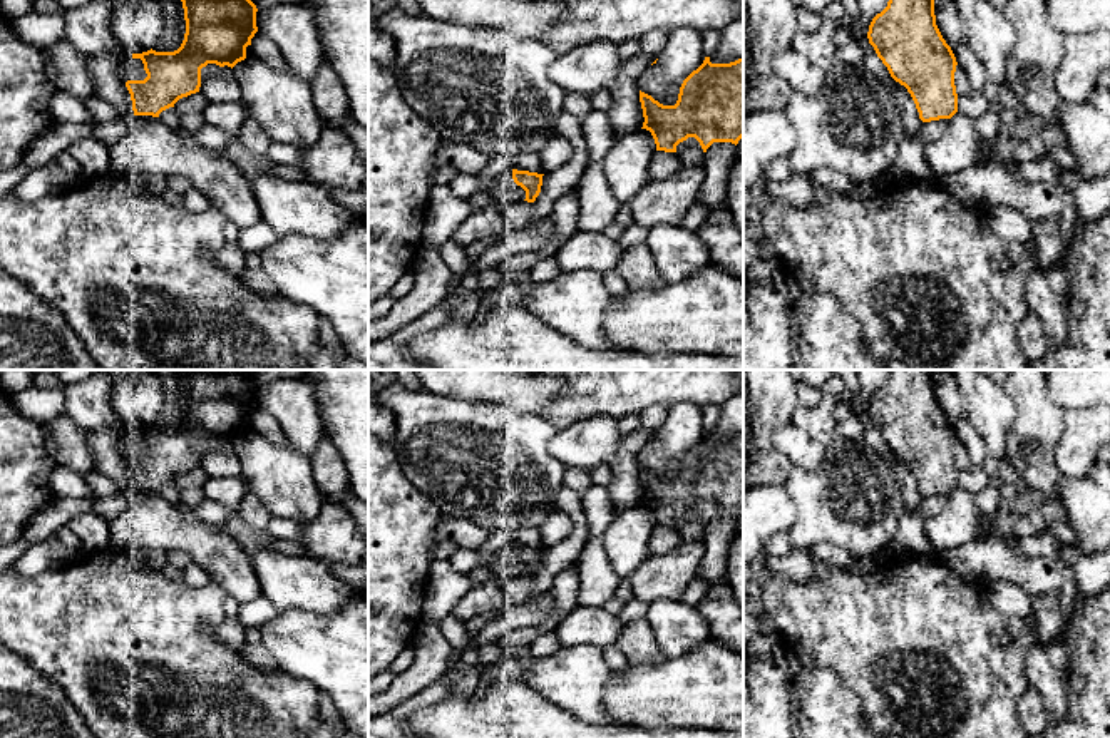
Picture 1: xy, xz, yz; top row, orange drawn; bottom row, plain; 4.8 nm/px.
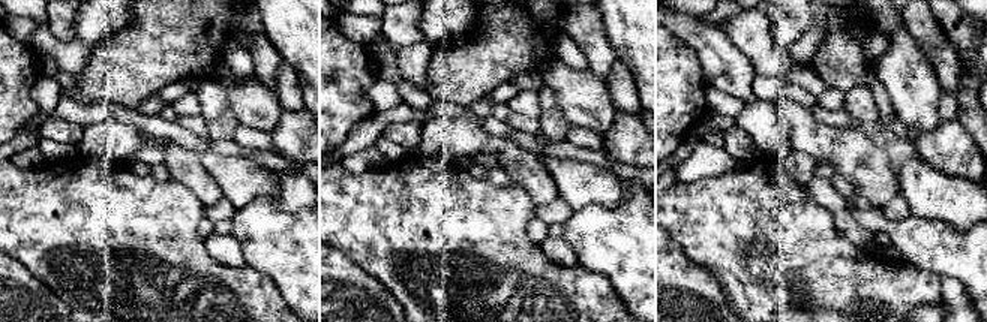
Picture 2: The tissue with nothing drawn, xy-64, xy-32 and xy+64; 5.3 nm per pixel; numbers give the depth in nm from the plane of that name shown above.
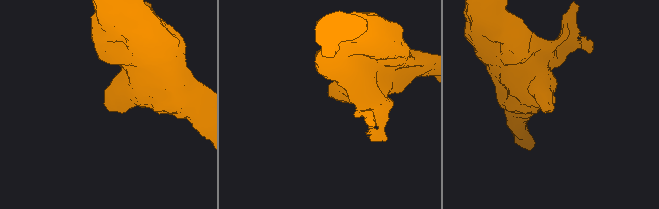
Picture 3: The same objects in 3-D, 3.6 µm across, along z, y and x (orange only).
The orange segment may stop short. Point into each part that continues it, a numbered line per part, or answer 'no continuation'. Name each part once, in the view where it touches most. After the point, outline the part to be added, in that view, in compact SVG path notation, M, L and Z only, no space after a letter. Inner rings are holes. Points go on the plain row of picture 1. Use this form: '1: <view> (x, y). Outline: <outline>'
no continuation

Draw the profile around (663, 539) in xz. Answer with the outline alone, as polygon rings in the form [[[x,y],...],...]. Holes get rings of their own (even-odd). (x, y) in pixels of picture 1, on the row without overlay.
[[[656,525],[648,539],[650,556],[665,556],[678,549],[683,537],[675,527]]]

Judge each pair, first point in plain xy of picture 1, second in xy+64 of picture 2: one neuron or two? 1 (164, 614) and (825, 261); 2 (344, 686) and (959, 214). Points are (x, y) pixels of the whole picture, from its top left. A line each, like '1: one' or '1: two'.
1: one
2: two

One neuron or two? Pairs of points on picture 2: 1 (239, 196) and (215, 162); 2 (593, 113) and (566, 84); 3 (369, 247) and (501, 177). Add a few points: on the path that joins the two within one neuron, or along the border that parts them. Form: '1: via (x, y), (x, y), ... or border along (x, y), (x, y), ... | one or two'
1: via (239, 187), (224, 171) | one
2: via (587, 105), (573, 92) | one
3: border along (486, 177), (495, 184), (509, 184), (512, 181) | two

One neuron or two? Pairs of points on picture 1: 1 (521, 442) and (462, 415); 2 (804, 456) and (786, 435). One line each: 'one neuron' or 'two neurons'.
1: one neuron
2: one neuron

